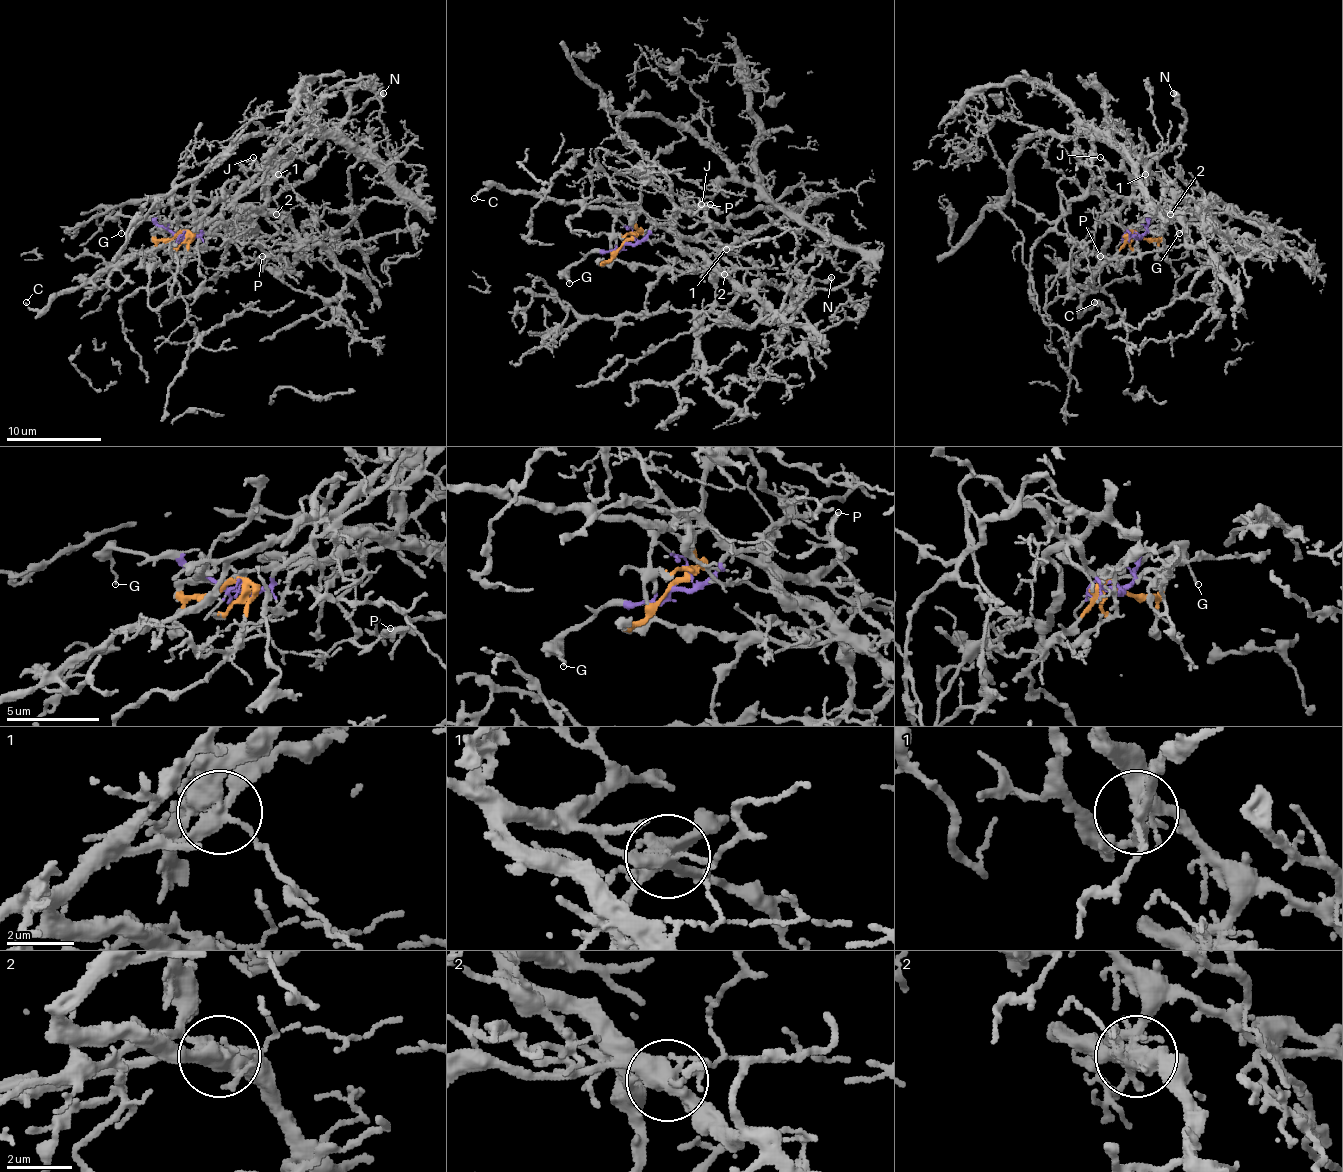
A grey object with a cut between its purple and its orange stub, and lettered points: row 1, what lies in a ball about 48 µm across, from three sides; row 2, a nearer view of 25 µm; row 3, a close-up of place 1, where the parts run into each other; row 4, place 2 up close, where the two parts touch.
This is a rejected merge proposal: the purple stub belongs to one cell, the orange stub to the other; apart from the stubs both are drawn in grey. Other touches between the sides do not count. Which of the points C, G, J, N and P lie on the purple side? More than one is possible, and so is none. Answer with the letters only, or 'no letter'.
G

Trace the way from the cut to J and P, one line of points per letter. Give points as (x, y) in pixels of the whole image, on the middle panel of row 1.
J: (624, 243), (603, 264), (622, 260), (703, 269), (705, 262), (679, 241), (698, 238), (710, 226), (701, 205)
P: (624, 243), (603, 264), (622, 260), (684, 272), (720, 269), (746, 288), (743, 269), (720, 253), (710, 205)

